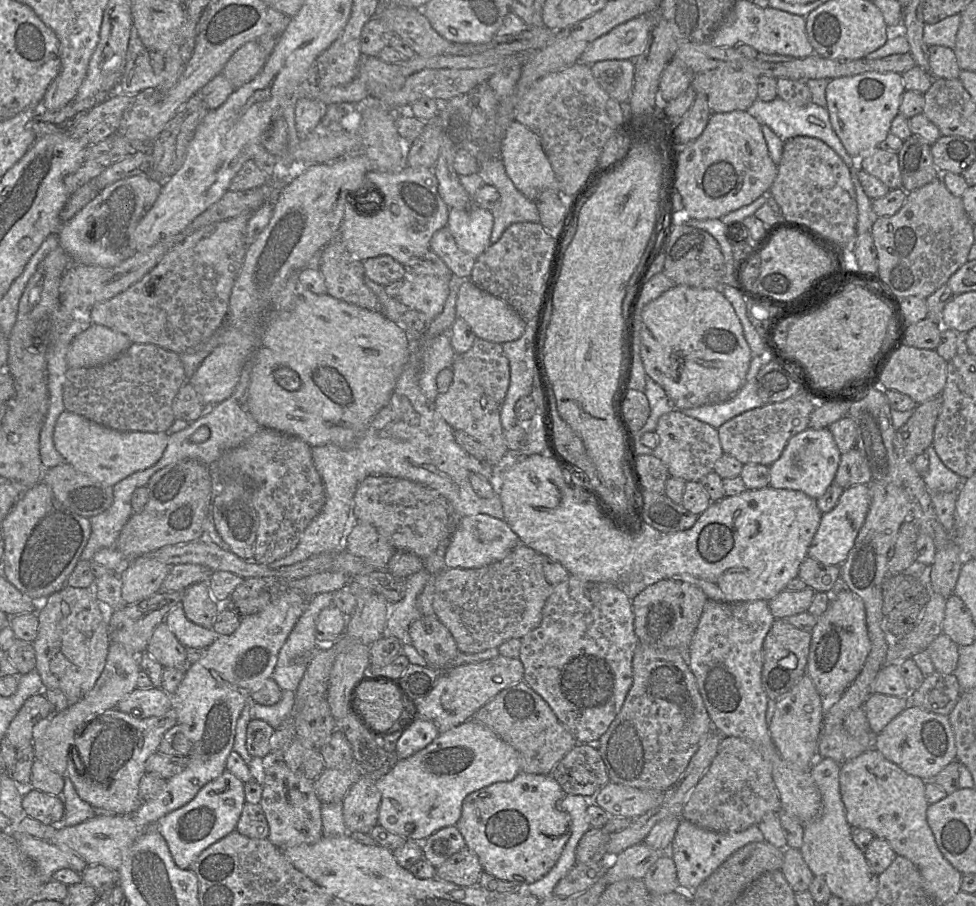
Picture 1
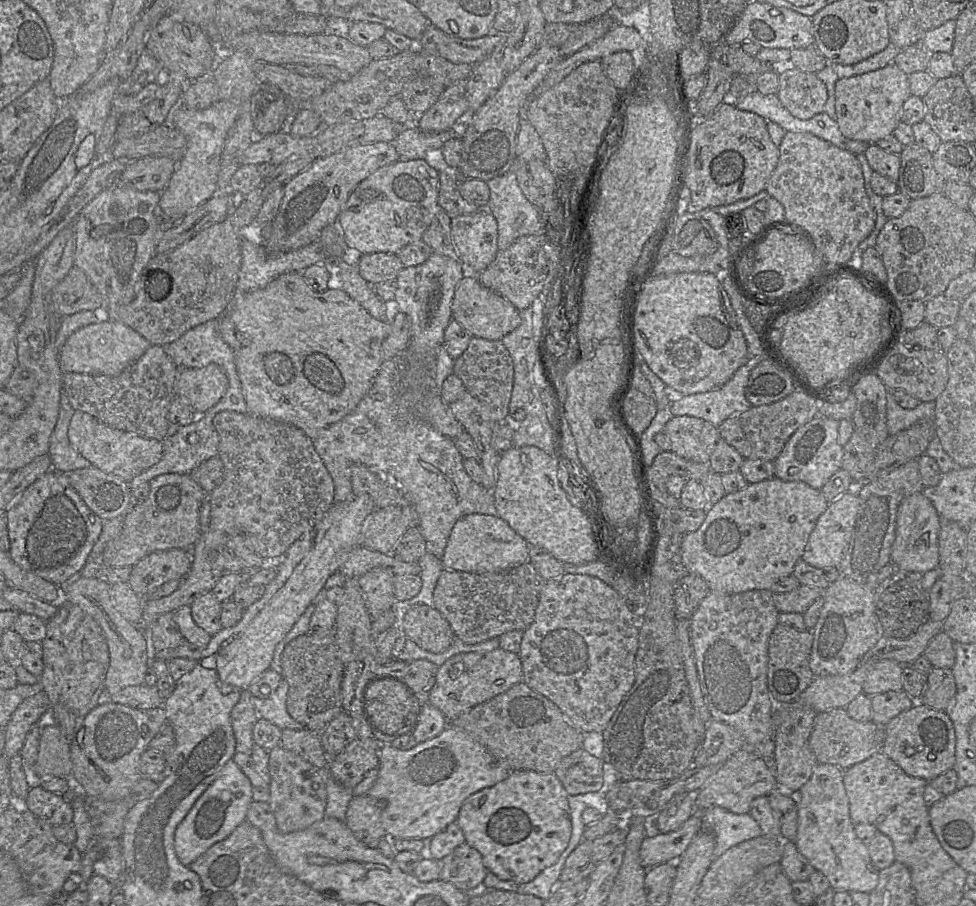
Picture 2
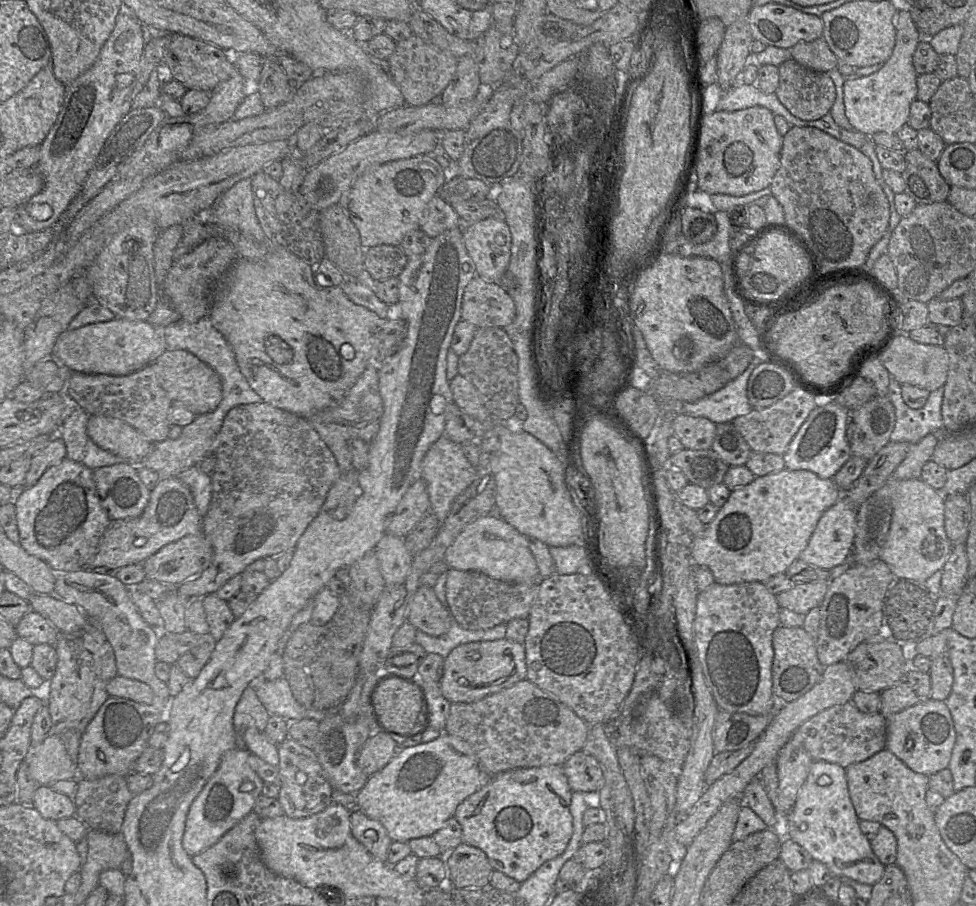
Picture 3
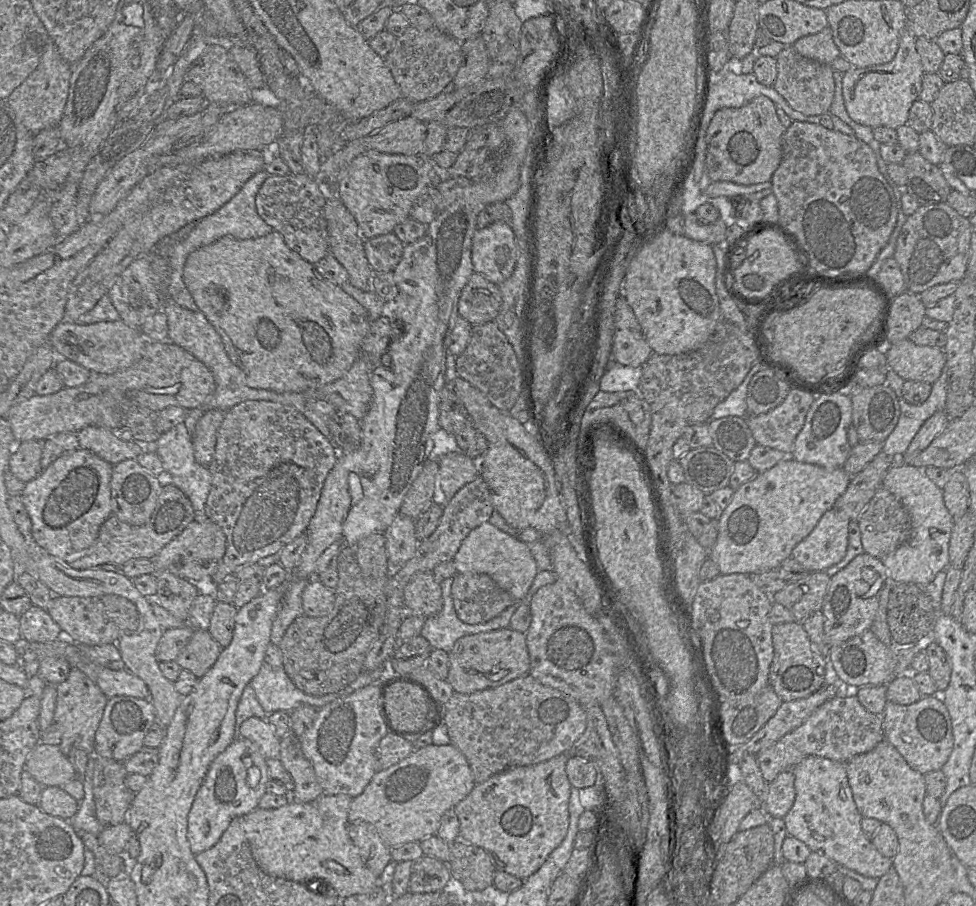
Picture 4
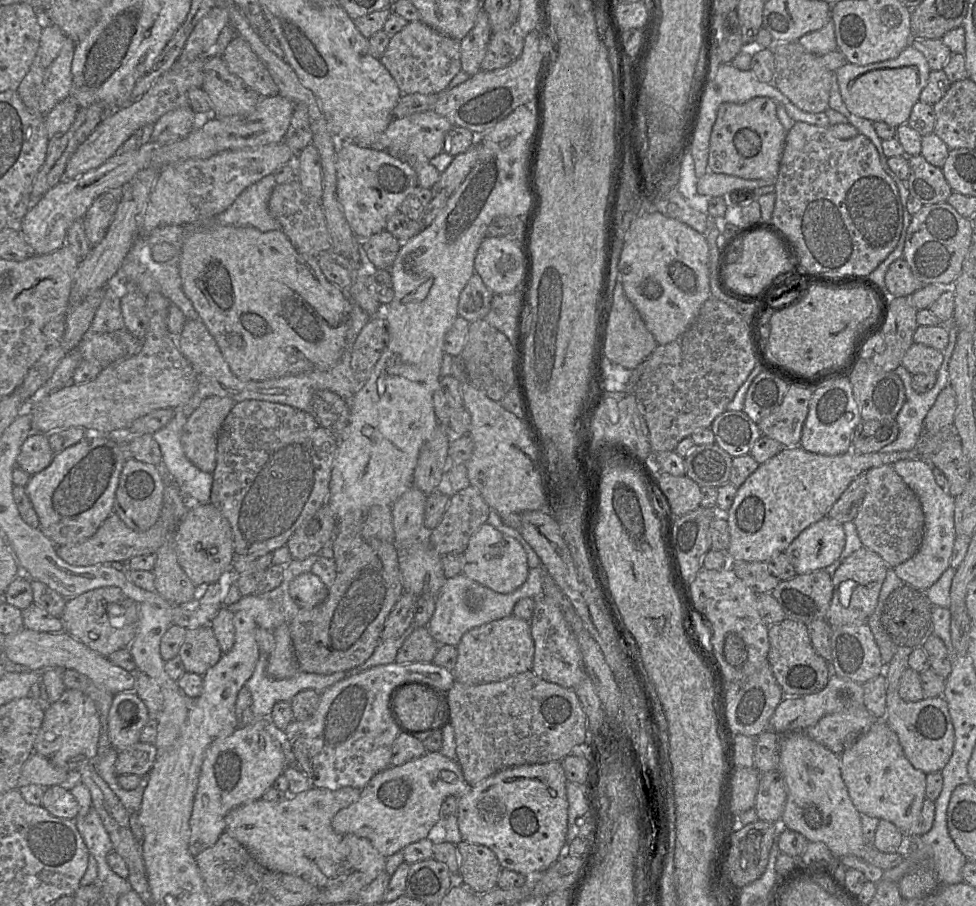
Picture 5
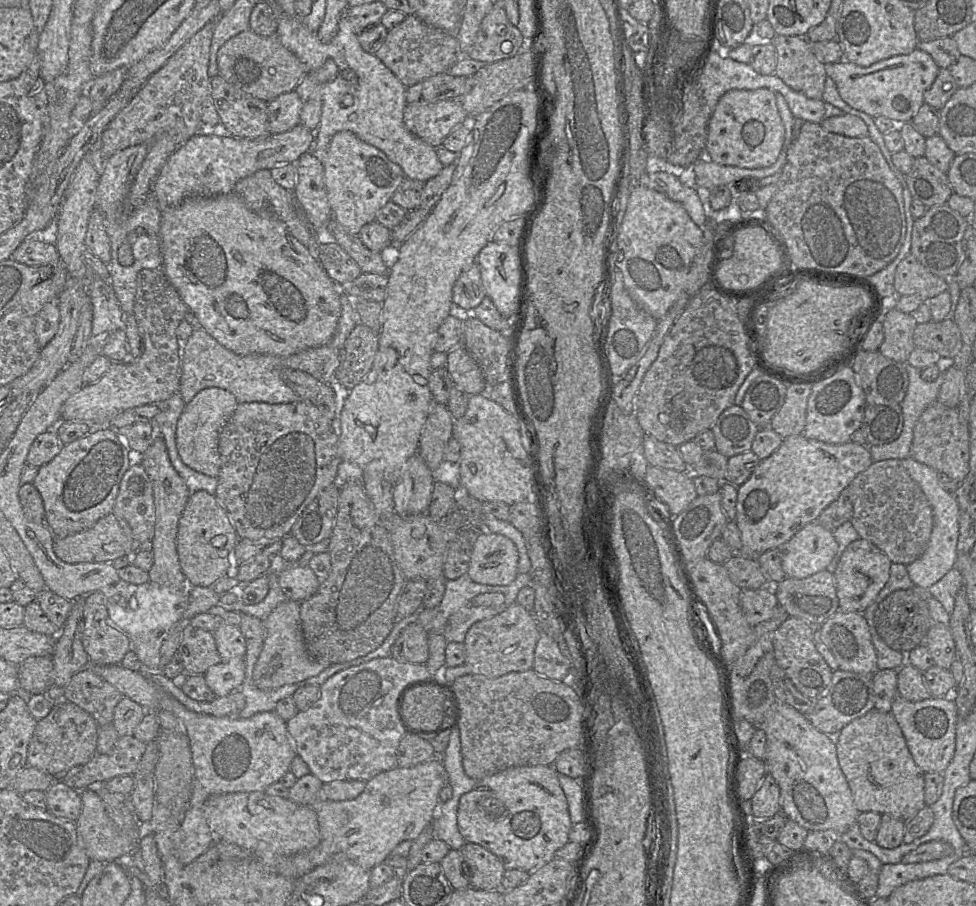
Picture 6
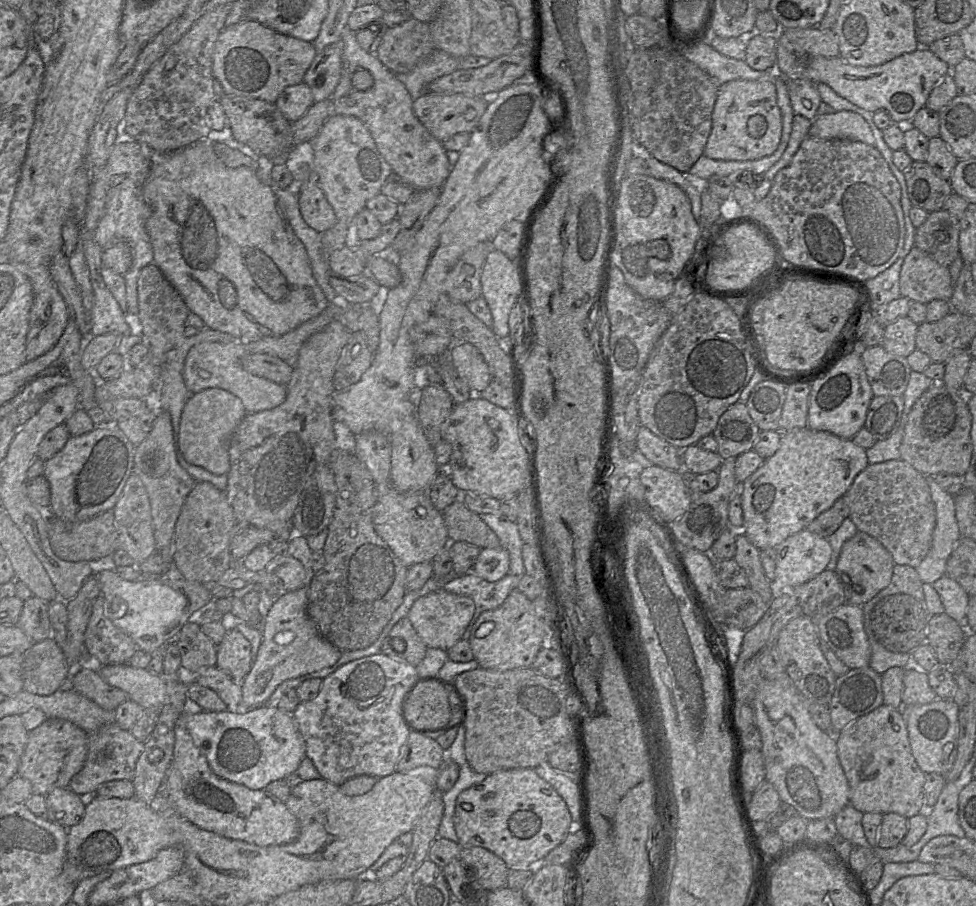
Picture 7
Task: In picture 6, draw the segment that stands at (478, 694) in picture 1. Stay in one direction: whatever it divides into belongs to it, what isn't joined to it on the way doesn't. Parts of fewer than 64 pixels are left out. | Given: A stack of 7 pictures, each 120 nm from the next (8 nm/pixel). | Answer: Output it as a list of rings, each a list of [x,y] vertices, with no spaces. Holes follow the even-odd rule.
[[[515,604],[469,630],[465,639],[466,663],[463,667],[468,675],[495,678],[522,670],[534,670],[538,644],[539,626],[534,612],[527,612]]]

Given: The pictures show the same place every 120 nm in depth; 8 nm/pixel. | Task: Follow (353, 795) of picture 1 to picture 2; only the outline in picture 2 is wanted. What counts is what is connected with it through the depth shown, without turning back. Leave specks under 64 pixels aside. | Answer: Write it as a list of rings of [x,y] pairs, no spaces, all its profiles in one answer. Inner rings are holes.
[[[368,794],[354,796],[347,808],[345,823],[355,837],[370,848],[387,835],[381,820],[382,804]]]

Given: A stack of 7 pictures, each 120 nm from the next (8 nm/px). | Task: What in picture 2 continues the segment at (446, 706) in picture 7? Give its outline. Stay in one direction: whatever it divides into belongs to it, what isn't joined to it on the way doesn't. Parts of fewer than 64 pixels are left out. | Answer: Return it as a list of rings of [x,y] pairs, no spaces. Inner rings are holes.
[[[384,679],[373,683],[364,692],[364,710],[376,731],[399,734],[413,713],[416,700],[403,683]]]

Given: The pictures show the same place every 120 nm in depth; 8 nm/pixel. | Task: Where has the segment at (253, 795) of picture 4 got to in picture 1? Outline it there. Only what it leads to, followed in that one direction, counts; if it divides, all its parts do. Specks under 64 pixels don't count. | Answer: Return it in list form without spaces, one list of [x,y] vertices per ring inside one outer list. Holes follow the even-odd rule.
[[[225,770],[222,775],[200,789],[186,805],[157,821],[155,827],[164,837],[175,864],[190,869],[191,863],[208,848],[236,829],[245,801],[244,782]]]

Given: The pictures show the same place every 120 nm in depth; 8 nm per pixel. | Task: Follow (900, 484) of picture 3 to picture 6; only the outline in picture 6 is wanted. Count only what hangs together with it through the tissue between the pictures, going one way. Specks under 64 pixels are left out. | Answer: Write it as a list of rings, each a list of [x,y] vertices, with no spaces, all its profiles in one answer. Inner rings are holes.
[[[909,455],[903,459],[903,464],[910,477],[917,484],[926,499],[930,511],[930,533],[926,548],[922,555],[906,565],[906,575],[915,591],[927,590],[943,579],[957,560],[958,542],[958,507],[951,492],[944,490],[936,480],[936,472],[928,465]]]

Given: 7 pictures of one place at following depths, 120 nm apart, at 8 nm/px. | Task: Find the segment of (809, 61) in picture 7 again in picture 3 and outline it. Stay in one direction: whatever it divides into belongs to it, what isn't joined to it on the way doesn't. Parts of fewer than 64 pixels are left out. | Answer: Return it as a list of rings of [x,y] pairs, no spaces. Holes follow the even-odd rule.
[[[899,5],[895,14],[895,45],[889,59],[875,73],[857,79],[845,79],[843,101],[845,115],[853,129],[872,136],[877,132],[895,134],[907,123],[910,104],[916,99],[918,74],[913,67],[913,54],[922,39],[909,10]]]

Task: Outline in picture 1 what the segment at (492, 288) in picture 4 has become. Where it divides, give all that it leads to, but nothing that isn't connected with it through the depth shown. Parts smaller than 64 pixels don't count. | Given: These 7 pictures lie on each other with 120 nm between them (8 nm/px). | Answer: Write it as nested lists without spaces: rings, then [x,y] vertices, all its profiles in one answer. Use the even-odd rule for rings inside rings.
[[[465,279],[460,283],[456,300],[456,315],[470,326],[477,338],[499,344],[520,338],[527,323],[509,304],[480,289],[470,279]]]

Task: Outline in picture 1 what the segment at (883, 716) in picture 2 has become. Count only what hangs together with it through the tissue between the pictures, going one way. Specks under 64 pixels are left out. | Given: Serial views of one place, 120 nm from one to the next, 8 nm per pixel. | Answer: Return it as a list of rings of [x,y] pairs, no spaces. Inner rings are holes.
[[[871,693],[864,703],[870,731],[877,735],[910,705],[908,696]]]

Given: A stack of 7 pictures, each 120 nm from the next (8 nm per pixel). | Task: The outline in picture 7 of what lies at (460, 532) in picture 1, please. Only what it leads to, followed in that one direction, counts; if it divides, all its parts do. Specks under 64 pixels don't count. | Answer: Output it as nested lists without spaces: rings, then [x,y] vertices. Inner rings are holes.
[[[503,547],[498,548],[483,548],[481,549],[477,560],[475,561],[472,567],[472,573],[466,574],[475,574],[476,576],[488,581],[496,582],[502,579],[510,569],[510,558],[506,549]]]

